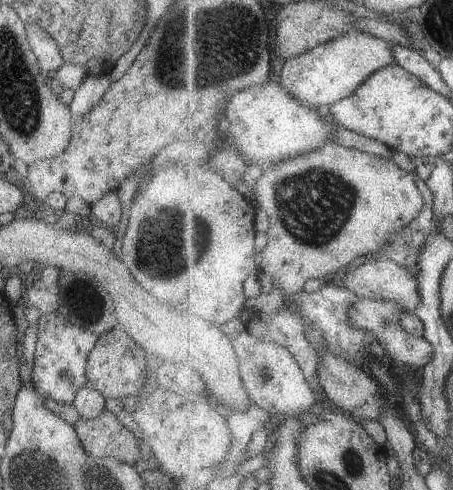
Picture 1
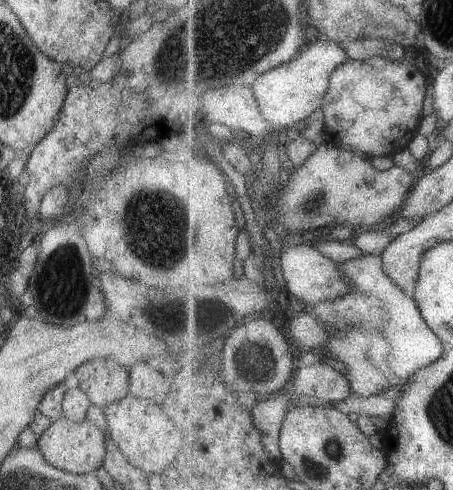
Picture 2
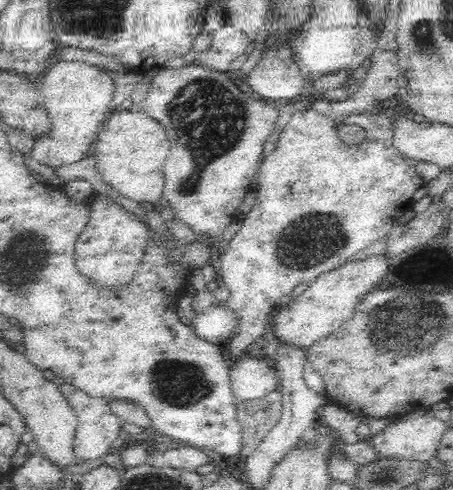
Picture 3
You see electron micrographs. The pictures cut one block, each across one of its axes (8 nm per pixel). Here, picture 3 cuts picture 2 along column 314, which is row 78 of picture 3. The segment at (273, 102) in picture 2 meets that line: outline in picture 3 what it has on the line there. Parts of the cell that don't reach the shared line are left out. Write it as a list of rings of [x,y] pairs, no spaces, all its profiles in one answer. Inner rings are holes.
[[[54,60],[40,85],[40,95],[51,124],[50,136],[38,138],[30,156],[54,169],[82,160],[93,150],[95,136],[110,113],[115,81],[99,66]]]

